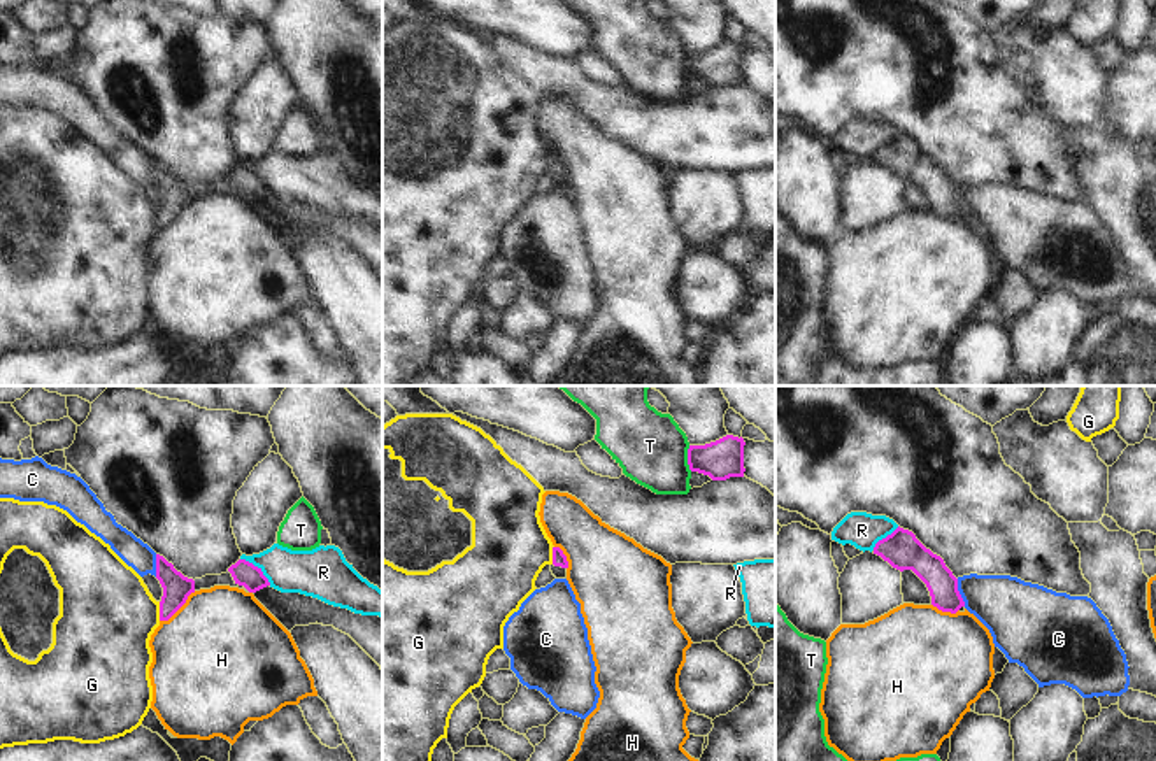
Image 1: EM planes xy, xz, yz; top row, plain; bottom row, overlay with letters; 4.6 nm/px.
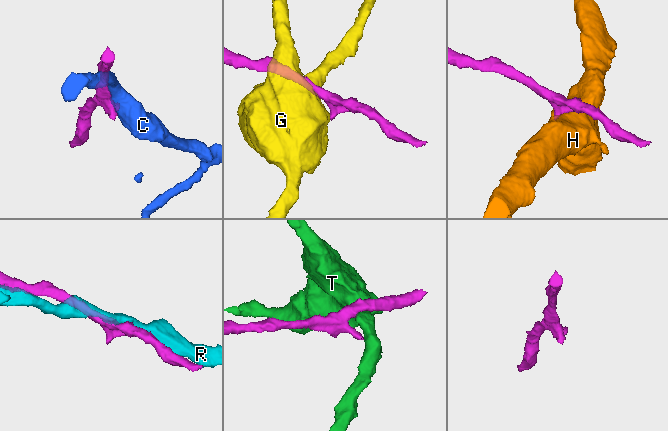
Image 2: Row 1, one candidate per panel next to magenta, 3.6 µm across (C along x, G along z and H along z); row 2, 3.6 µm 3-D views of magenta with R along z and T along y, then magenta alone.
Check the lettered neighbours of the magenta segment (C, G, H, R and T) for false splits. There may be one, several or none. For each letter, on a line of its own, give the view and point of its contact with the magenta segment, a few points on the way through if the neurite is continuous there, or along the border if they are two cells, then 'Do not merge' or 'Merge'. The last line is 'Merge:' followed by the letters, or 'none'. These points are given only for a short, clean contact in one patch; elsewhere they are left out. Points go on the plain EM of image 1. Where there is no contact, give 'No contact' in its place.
C: Touches magenta at yz (958, 200). Do not merge
G: Touches magenta at xy (160, 218). Do not merge
H: Touches magenta at xy (178, 216). Do not merge
R: Touches magenta at xy (258, 176). Do not merge
T: Touches magenta at xz (688, 65). Boundary: xz (688, 53), (688, 74), (692, 78). Do not merge
Merge: none.

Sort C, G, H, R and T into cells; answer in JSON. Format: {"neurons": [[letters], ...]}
{"neurons": [["C"], ["G"], ["H"], ["R"], ["T"]]}

